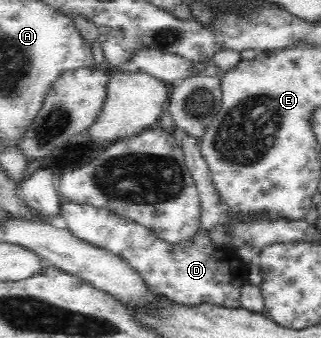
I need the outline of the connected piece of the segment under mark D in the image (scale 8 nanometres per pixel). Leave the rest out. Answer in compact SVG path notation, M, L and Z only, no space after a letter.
M62 200L61 216L67 223L66 229L75 238L102 248L126 262L140 277L145 287L155 296L167 297L181 304L214 304L220 307L239 308L240 293L246 280L248 263L240 259L230 248L216 247L211 241L208 230L199 225L196 231L186 239L169 244L153 231L127 217L119 216L109 209L95 208L88 204L75 204Z

